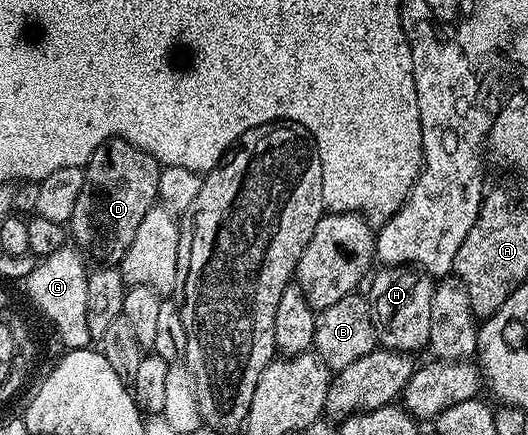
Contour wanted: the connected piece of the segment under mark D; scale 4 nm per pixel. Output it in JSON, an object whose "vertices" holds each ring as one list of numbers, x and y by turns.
{"vertices":[[109,138,93,153,87,162,81,197,77,197,77,205,73,205,69,224,74,246,92,264,122,263,145,213,149,213,159,199,160,170,161,164,152,155,124,139]]}

